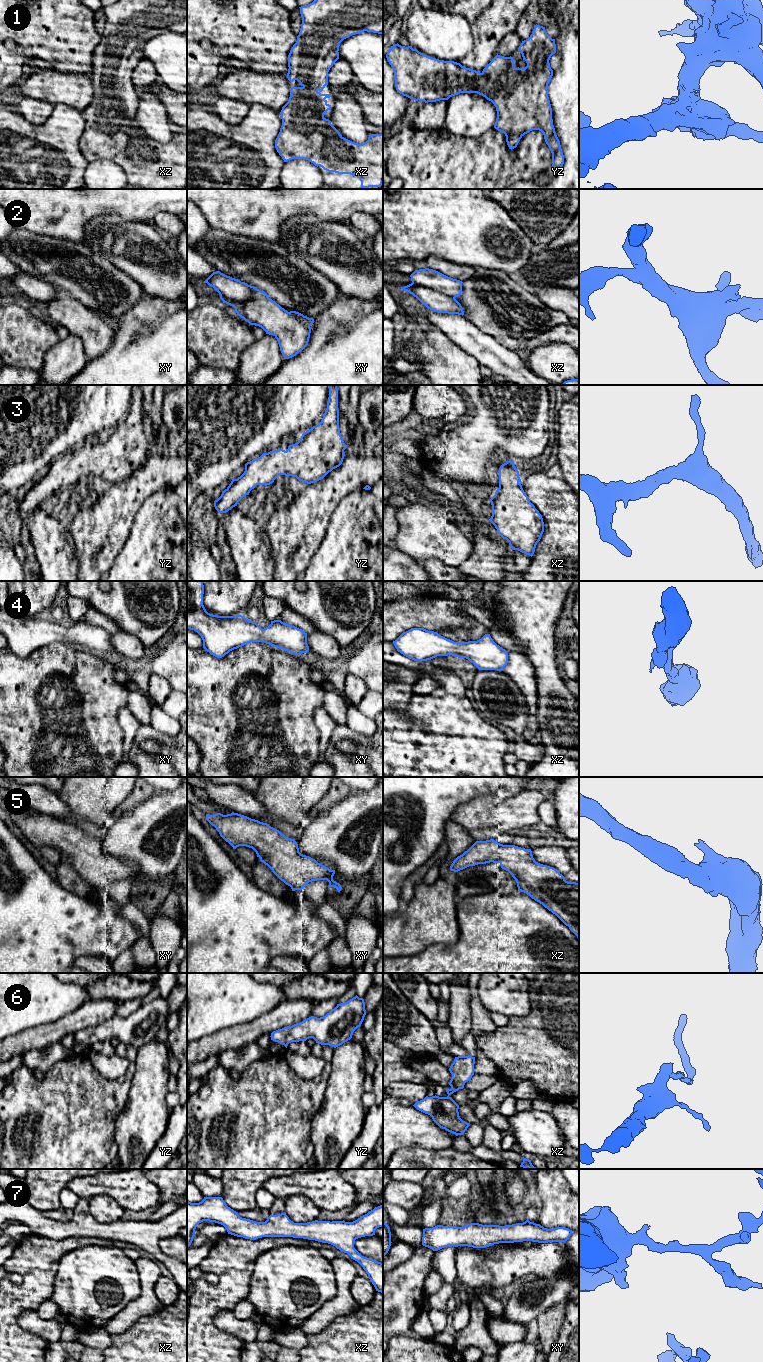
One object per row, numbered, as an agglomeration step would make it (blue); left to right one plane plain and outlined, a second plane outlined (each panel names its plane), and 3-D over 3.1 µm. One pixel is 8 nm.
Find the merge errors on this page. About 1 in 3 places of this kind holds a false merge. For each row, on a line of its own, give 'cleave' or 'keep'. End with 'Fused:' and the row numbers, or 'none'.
1: keep
2: cleave
3: keep
4: keep
5: keep
6: keep
7: keep
Fused: 2

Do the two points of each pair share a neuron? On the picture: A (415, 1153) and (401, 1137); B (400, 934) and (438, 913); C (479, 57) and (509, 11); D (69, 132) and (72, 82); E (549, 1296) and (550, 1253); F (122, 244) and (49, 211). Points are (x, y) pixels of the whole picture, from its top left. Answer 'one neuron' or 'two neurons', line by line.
A: two neurons
B: one neuron
C: one neuron
D: two neurons
E: two neurons
F: two neurons

